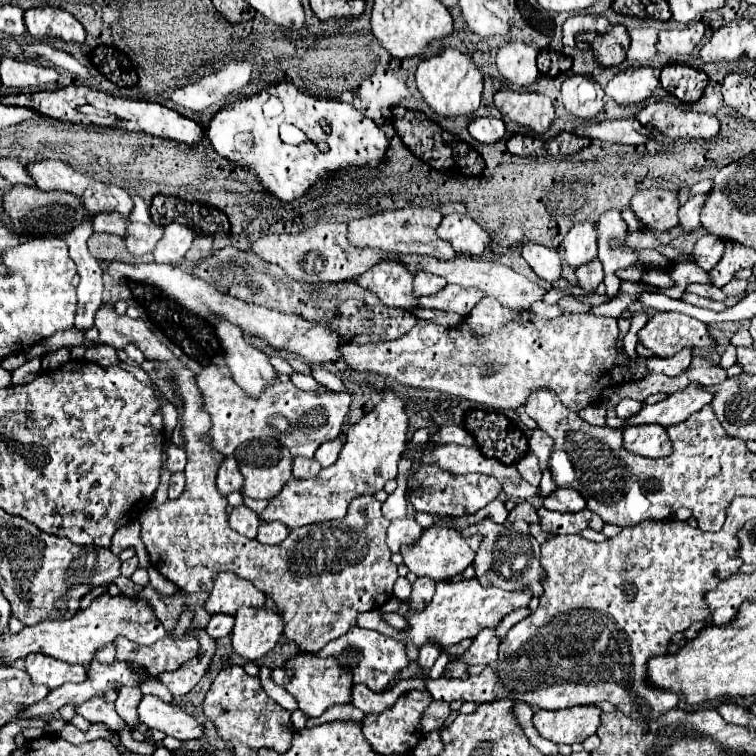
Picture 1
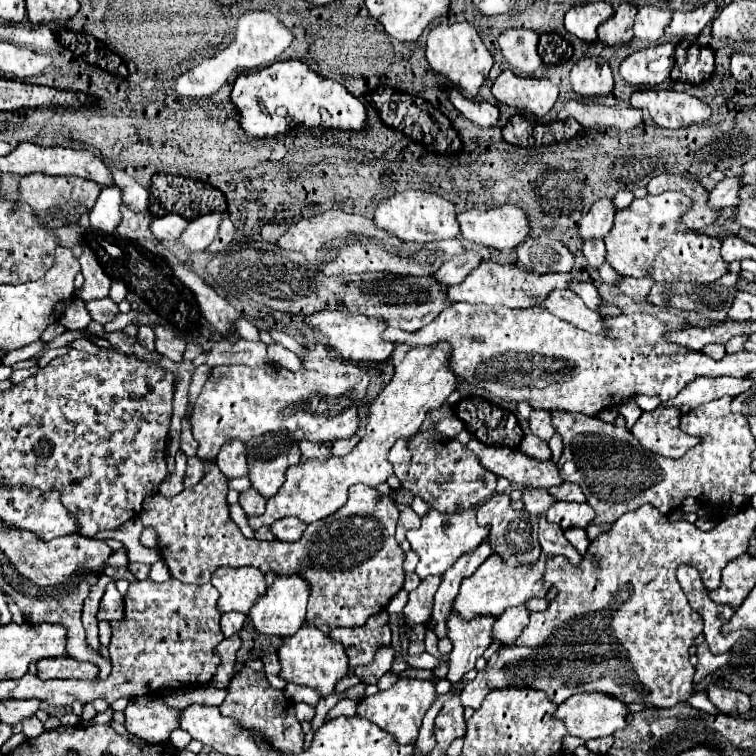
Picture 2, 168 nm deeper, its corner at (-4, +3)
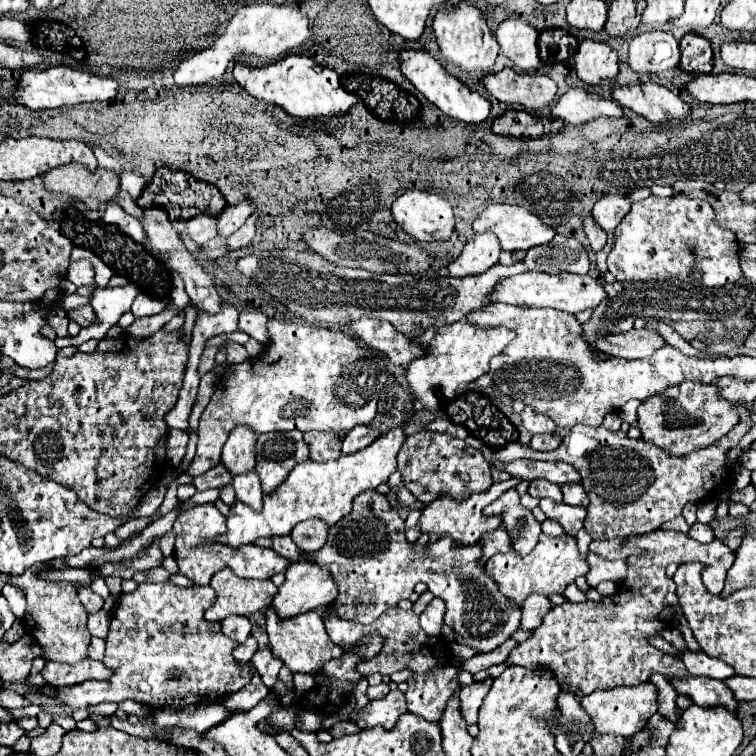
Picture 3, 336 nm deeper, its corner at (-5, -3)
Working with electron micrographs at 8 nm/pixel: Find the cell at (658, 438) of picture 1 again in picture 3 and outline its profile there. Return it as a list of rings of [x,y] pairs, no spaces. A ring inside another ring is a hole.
[[[687,382],[669,388],[663,396],[653,396],[643,402],[639,406],[637,428],[641,430],[641,438],[645,442],[651,442],[673,456],[687,456],[689,452],[697,452],[721,440],[737,422],[739,416],[735,404],[719,400],[719,396],[715,396],[715,384],[703,386]]]

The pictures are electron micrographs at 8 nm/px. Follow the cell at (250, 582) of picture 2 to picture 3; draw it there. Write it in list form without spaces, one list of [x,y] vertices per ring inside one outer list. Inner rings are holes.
[[[229,568],[211,578],[211,588],[217,594],[215,604],[205,612],[207,620],[219,622],[231,614],[251,616],[271,604],[277,586],[271,580],[239,578]]]

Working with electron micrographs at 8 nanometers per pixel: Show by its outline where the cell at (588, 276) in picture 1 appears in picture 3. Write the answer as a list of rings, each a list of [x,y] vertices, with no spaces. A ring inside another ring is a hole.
[[[591,216],[585,218],[585,234],[589,238],[589,244],[591,244],[593,252],[601,252],[603,246],[607,244],[607,234],[595,224],[595,220],[591,220]]]

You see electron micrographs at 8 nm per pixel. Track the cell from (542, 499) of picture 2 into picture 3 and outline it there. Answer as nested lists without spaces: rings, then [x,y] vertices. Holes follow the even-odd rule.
[[[535,480],[535,482],[531,482],[531,486],[529,486],[529,496],[539,498],[539,500],[551,498],[551,500],[555,500],[555,502],[561,502],[561,490],[559,490],[559,486],[555,486],[555,484],[551,484],[551,482],[545,482],[545,480]]]

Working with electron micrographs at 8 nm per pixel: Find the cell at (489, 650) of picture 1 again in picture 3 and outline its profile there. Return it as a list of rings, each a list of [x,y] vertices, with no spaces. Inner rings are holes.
[[[531,594],[521,606],[521,624],[519,624],[519,628],[521,630],[535,630],[541,624],[541,620],[547,614],[549,608],[551,608],[551,604],[549,604],[547,596]]]

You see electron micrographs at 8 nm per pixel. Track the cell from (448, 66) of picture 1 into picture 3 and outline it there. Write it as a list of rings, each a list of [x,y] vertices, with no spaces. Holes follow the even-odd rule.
[[[461,2],[453,10],[439,10],[433,20],[433,32],[437,36],[439,54],[447,64],[457,66],[469,74],[473,74],[477,70],[491,70],[493,68],[497,54],[499,54],[499,44],[495,42],[481,10],[477,10],[475,6]]]

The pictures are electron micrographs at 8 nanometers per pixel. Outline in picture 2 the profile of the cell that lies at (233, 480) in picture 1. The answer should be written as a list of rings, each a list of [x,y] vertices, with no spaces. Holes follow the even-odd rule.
[[[226,442],[216,456],[216,466],[226,478],[240,478],[248,476],[246,464],[246,444],[244,442]]]

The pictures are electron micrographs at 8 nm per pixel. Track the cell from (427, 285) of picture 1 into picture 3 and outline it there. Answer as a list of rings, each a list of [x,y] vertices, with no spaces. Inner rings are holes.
[[[491,232],[477,234],[465,244],[463,252],[453,262],[447,264],[447,272],[449,276],[455,278],[483,274],[499,260],[499,252],[501,252],[499,242],[495,240],[495,236],[491,236]]]

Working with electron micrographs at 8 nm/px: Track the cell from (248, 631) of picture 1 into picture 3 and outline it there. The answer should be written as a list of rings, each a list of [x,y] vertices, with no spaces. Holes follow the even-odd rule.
[[[299,560],[285,570],[285,582],[279,586],[271,608],[279,620],[285,622],[293,616],[327,608],[335,600],[335,582],[327,572],[309,560]]]

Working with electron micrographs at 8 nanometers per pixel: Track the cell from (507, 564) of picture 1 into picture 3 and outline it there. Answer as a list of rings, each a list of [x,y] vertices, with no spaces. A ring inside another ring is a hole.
[[[515,488],[507,490],[493,504],[489,504],[483,510],[483,514],[499,516],[503,520],[501,524],[511,538],[511,550],[515,554],[527,556],[527,552],[531,552],[531,548],[535,548],[539,534],[541,534],[541,524],[533,518],[531,510],[521,506],[519,494]]]

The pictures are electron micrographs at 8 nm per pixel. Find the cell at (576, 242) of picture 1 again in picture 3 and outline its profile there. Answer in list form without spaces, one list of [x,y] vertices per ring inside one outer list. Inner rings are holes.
[[[603,196],[595,206],[593,206],[593,218],[595,222],[609,234],[615,230],[615,226],[619,224],[619,220],[623,220],[623,216],[629,212],[631,204],[625,196]]]

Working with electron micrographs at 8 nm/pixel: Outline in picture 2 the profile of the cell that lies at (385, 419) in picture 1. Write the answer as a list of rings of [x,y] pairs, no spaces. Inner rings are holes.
[[[438,342],[438,346],[406,346],[406,344],[398,344],[394,354],[392,354],[392,364],[394,364],[394,378],[392,382],[384,388],[384,392],[370,404],[370,418],[368,418],[368,426],[366,426],[366,436],[356,444],[356,448],[342,458],[328,458],[324,462],[320,460],[306,460],[300,462],[296,466],[290,466],[286,472],[286,482],[280,488],[280,492],[270,498],[266,502],[266,512],[262,516],[248,516],[248,524],[258,530],[260,526],[270,526],[280,518],[286,516],[296,516],[298,520],[312,524],[316,520],[322,520],[330,514],[334,514],[336,510],[340,510],[346,504],[346,496],[348,496],[348,488],[352,484],[366,484],[376,488],[380,482],[386,482],[388,476],[392,476],[392,466],[388,462],[388,452],[394,446],[394,442],[398,438],[410,438],[420,430],[420,424],[426,418],[426,412],[440,408],[446,398],[456,390],[456,382],[458,378],[454,378],[454,372],[450,370],[450,346],[446,346],[444,342]]]

